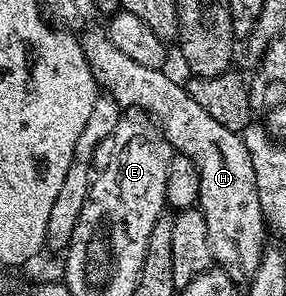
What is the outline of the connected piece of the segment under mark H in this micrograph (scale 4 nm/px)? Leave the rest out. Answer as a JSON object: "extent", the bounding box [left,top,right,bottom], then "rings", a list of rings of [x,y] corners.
{"extent":[81,28,265,280],"rings":[[[88,28],[82,31],[81,41],[85,60],[95,77],[95,85],[100,91],[105,92],[106,97],[119,103],[120,107],[140,106],[143,110],[148,110],[155,118],[163,121],[163,132],[165,141],[172,151],[189,156],[193,164],[197,164],[199,175],[201,176],[201,192],[199,193],[198,209],[203,211],[205,216],[205,228],[209,232],[209,248],[214,265],[223,270],[233,280],[250,280],[257,273],[259,265],[262,264],[265,247],[263,247],[263,230],[265,231],[265,219],[261,200],[257,192],[257,176],[253,172],[253,160],[249,156],[249,148],[245,148],[240,135],[229,132],[229,128],[224,128],[189,96],[186,85],[174,82],[169,75],[163,74],[162,69],[150,70],[137,60],[129,60],[117,44],[107,35],[106,29]]]}

